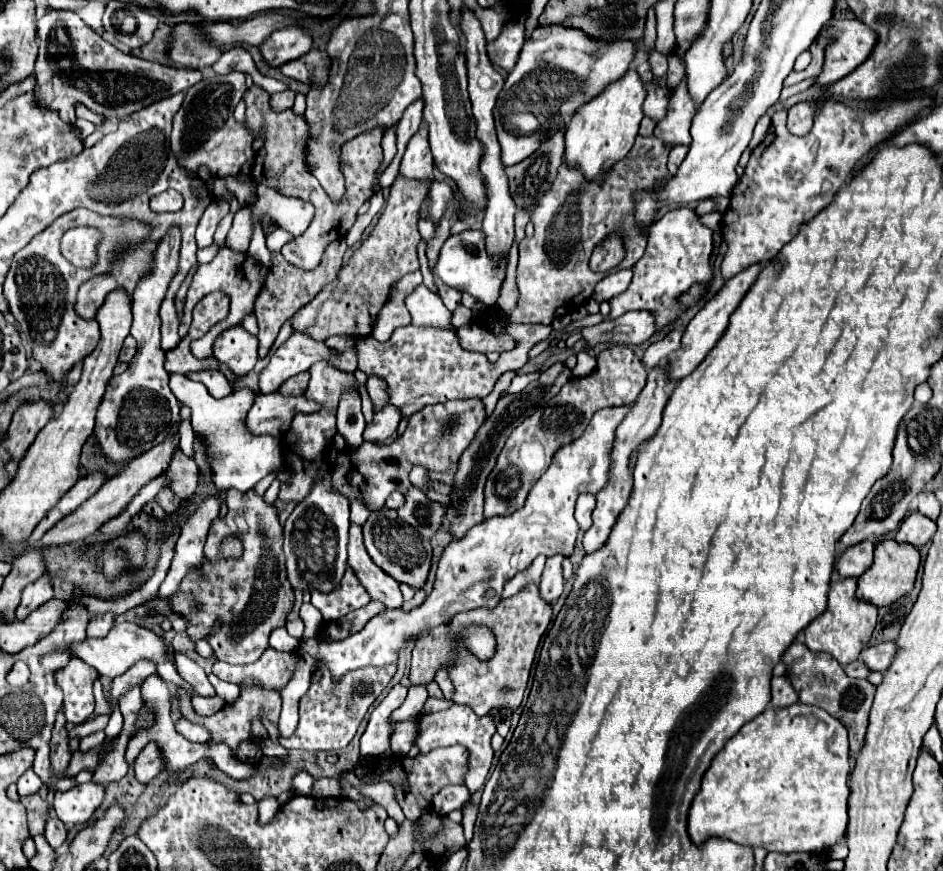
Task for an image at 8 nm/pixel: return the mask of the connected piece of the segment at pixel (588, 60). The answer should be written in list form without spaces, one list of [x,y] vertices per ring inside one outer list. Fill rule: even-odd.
[[[537,26],[525,42],[495,104],[495,112],[503,112],[503,122],[501,116],[495,116],[503,166],[519,164],[531,156],[545,138],[555,134],[565,120],[575,114],[577,108],[599,96],[599,92],[611,82],[617,82],[631,68],[635,52],[635,42],[595,42],[595,38],[587,38],[583,30],[571,30],[567,26]],[[575,48],[581,48],[581,54],[575,54]],[[515,112],[529,116],[531,128],[523,130],[523,126],[509,122],[507,116]]]

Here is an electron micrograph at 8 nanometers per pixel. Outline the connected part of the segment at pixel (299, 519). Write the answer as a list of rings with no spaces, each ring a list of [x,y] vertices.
[[[329,474],[315,484],[311,494],[295,506],[291,516],[283,526],[283,552],[285,552],[285,570],[293,590],[301,592],[323,592],[329,594],[339,586],[339,578],[343,578],[343,570],[347,570],[347,530],[349,530],[349,500],[335,492],[329,482]]]

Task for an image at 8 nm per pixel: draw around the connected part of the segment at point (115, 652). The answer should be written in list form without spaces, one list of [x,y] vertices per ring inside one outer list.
[[[129,622],[115,624],[105,638],[85,638],[83,642],[75,644],[71,648],[71,654],[77,656],[77,658],[81,658],[83,662],[87,662],[89,666],[95,666],[99,670],[99,674],[103,674],[107,678],[115,678],[115,676],[125,674],[139,660],[149,660],[149,662],[153,662],[157,666],[157,674],[165,682],[173,682],[177,686],[183,686],[192,696],[195,695],[194,688],[188,682],[181,680],[179,674],[173,674],[175,662],[173,662],[171,652],[169,652],[169,648],[165,644],[165,638],[159,636],[159,634],[155,634],[153,630],[141,628],[137,624],[129,624]]]

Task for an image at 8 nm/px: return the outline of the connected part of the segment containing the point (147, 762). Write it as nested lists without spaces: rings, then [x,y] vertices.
[[[153,742],[147,744],[147,746],[139,752],[139,756],[137,756],[135,762],[133,762],[133,768],[135,768],[135,778],[137,778],[139,782],[143,782],[143,784],[147,784],[149,780],[153,780],[153,778],[161,772],[163,762],[161,762],[159,752],[157,752],[157,746],[155,746]]]

